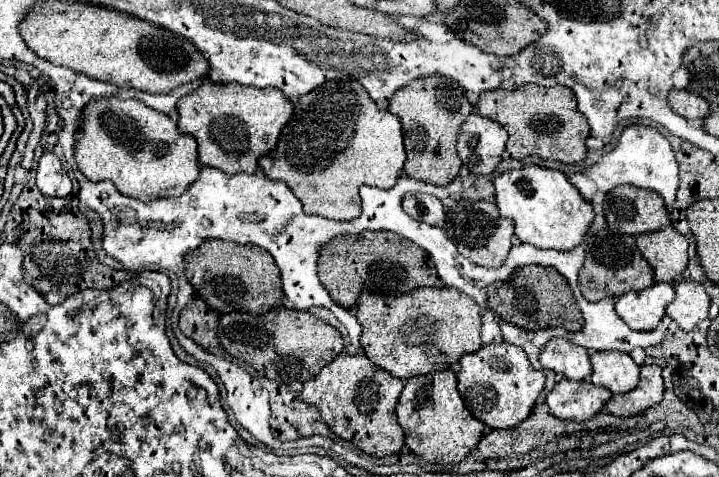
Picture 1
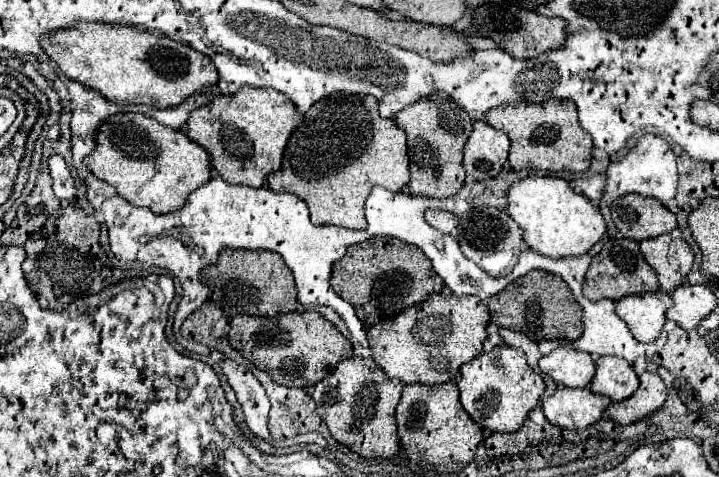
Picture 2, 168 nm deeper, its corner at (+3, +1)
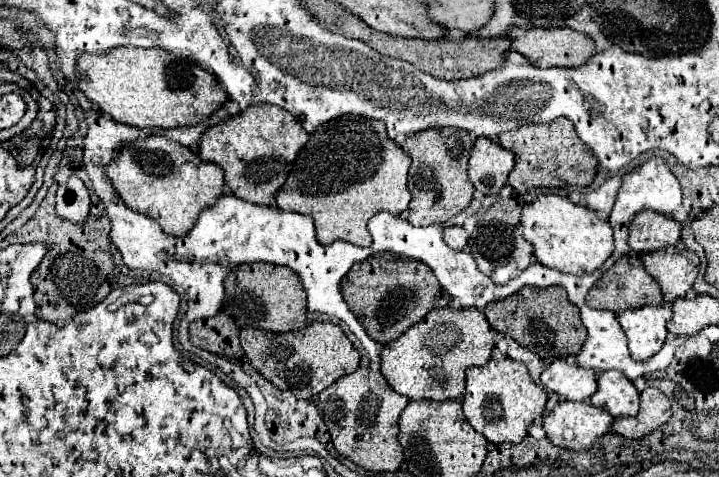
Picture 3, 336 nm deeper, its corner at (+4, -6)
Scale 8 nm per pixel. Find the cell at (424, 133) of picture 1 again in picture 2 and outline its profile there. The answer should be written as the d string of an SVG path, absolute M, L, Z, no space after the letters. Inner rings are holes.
M432 94L430 98L420 98L418 102L400 110L394 120L408 136L408 156L410 156L410 182L408 188L418 196L450 198L464 184L462 148L472 132L472 120L452 98Z

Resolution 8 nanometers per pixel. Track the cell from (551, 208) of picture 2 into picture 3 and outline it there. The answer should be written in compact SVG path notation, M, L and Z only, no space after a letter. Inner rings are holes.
M541 195L531 205L525 205L521 215L523 237L533 245L541 265L561 273L585 275L599 269L613 253L613 229L607 219L601 219L593 209L571 203L561 195Z

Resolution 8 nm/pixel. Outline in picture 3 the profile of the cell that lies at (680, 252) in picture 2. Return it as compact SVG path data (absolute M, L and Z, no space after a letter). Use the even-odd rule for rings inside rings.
M665 247L653 253L641 255L641 261L659 283L667 303L673 303L679 297L685 297L699 271L699 257L685 247Z

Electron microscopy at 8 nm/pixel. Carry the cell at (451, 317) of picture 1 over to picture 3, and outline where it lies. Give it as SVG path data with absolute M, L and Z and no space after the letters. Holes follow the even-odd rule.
M433 309L381 351L381 373L397 393L411 401L457 399L465 391L465 369L491 359L495 335L497 331L479 309Z

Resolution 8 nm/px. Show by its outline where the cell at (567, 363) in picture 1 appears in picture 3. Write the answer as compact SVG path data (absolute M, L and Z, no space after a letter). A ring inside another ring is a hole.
M555 359L549 369L541 373L541 383L545 389L555 391L559 399L565 401L585 401L597 389L593 369L581 369L565 359Z

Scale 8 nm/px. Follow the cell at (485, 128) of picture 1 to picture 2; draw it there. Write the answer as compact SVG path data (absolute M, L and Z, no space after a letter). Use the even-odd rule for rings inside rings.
M474 122L472 134L466 142L466 156L472 156L472 164L490 164L490 168L504 166L508 158L510 140L504 132L494 130L490 124Z

